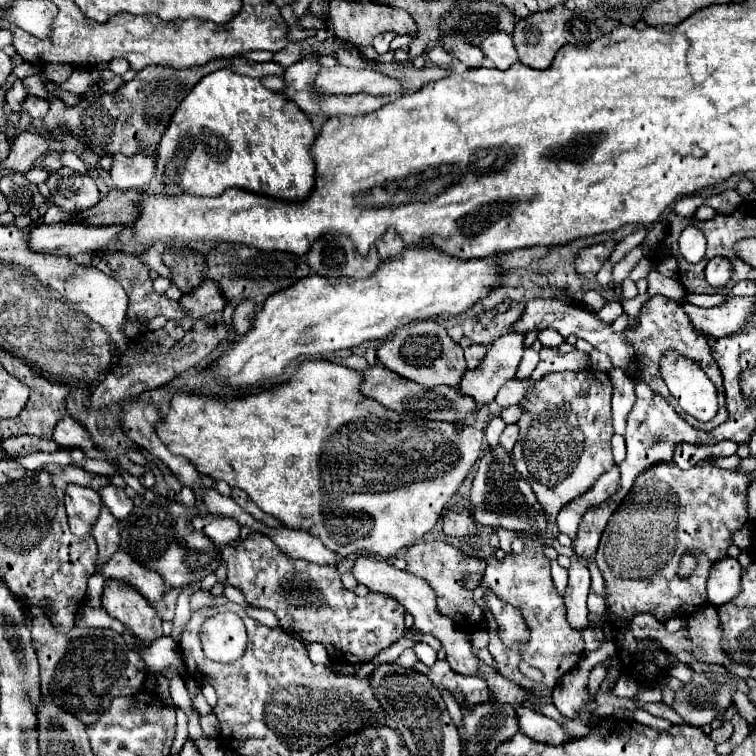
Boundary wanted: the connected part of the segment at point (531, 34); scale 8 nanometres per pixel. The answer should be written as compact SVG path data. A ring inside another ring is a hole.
M556 6L552 10L546 12L536 12L524 20L516 22L514 32L510 34L518 52L518 58L522 64L530 66L530 68L538 68L538 70L546 70L556 52L564 46L564 44L576 44L576 46L588 46L592 40L598 38L598 28L594 22L584 20L584 16L576 16L572 10L568 10L566 6Z

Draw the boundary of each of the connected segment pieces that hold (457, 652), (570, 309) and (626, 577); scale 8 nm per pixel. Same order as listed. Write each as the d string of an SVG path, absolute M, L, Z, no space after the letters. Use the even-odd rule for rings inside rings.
M360 556L356 560L356 564L352 568L352 574L360 584L368 586L372 592L380 592L380 594L396 598L414 616L414 626L420 632L430 632L432 636L436 636L442 642L442 648L446 650L446 660L448 660L448 664L452 666L454 672L466 674L466 666L480 666L480 660L470 652L472 644L466 638L466 634L460 632L456 628L456 624L452 624L452 620L448 620L448 616L442 616L442 614L436 612L436 596L424 580L420 580L420 578L416 578L416 576L404 572L404 570L394 568L390 562L376 560L376 558L366 558L366 556Z
M652 296L642 312L640 312L640 322L636 328L626 328L624 332L612 332L610 324L604 324L596 318L594 312L588 312L588 310L582 310L578 306L570 306L562 300L552 300L552 298L534 298L526 304L520 320L516 320L512 326L510 326L510 332L532 332L532 330L544 330L544 328L552 328L556 332L560 332L564 338L568 338L570 334L590 342L596 350L602 350L606 352L610 358L612 358L612 364L630 372L634 380L644 380L654 392L662 394L670 406L678 408L676 406L676 400L670 396L662 376L660 376L660 370L658 370L658 364L660 364L660 354L666 350L666 348L676 348L678 352L682 352L684 356L688 358L694 358L702 370L708 374L708 378L714 382L716 390L718 390L718 404L720 404L720 410L718 414L714 416L714 420L710 420L708 424L700 424L696 418L688 416L688 414L682 414L682 418L692 424L694 428L714 428L722 422L728 420L728 412L726 412L726 406L724 406L724 388L722 388L722 374L718 370L718 364L714 362L712 354L710 354L710 344L708 344L708 338L704 334L698 334L698 332L692 332L692 324L686 316L686 312L680 308L678 302L666 298L666 296Z
M702 460L696 466L682 470L674 462L658 464L648 468L638 476L634 488L612 514L596 550L596 564L604 576L606 584L606 604L608 614L614 618L616 628L626 628L628 620L640 612L652 614L658 622L666 622L674 616L688 618L696 608L708 604L706 600L706 580L712 564L726 556L732 544L732 534L740 530L748 520L748 478L746 474L736 474L722 470ZM684 552L696 552L698 566L690 578L678 578L678 562Z

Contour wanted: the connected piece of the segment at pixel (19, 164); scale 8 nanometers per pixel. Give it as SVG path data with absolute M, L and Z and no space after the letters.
M20 132L8 158L4 160L8 172L26 174L34 162L48 152L48 142L38 132Z

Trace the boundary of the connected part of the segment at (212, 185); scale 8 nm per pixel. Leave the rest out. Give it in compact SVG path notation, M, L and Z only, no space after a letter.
M216 70L208 76L204 76L194 88L192 92L184 98L184 102L180 104L180 108L176 110L176 114L172 116L172 122L166 130L166 134L162 136L160 148L158 148L158 160L156 160L156 178L164 184L166 194L176 196L176 194L206 194L206 196L220 196L226 188L240 188L246 192L256 192L262 196L272 196L276 200L306 200L308 192L312 192L312 184L314 184L314 160L310 156L310 148L316 140L314 128L310 124L310 118L296 108L294 102L284 100L278 92L266 90L258 78L248 78L248 76L240 76L228 70Z

